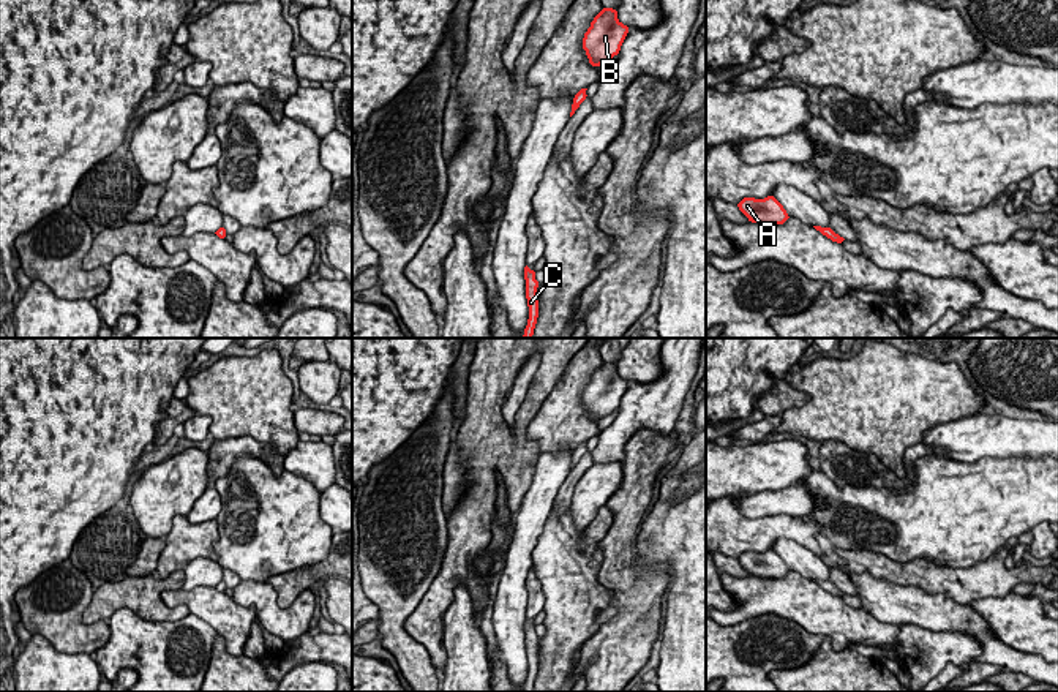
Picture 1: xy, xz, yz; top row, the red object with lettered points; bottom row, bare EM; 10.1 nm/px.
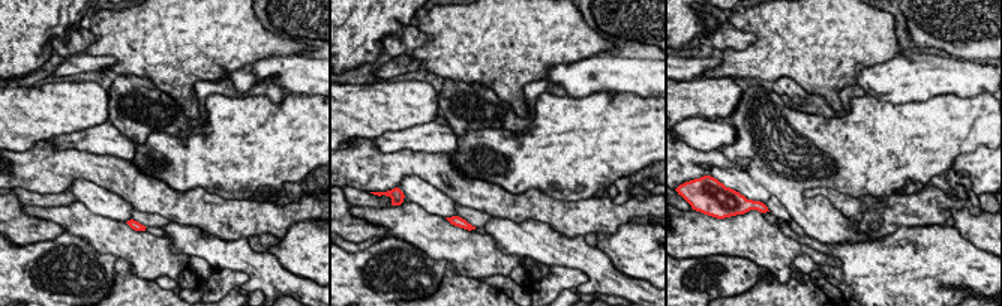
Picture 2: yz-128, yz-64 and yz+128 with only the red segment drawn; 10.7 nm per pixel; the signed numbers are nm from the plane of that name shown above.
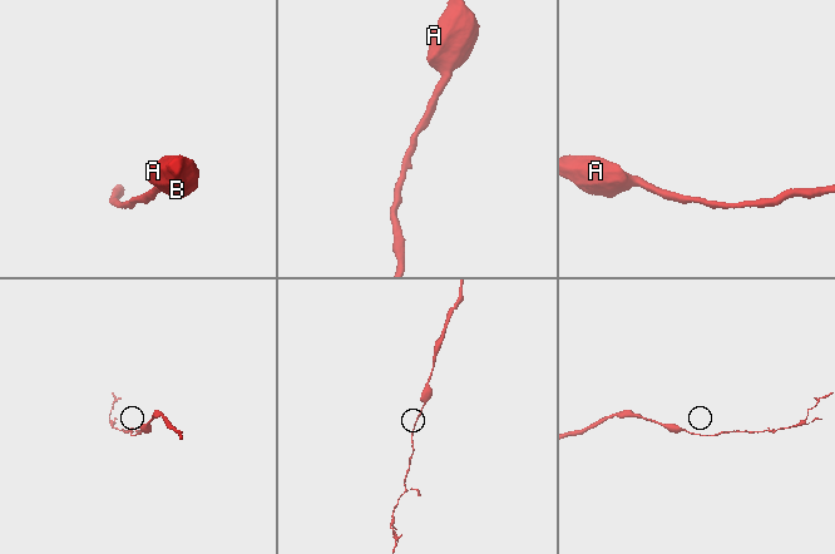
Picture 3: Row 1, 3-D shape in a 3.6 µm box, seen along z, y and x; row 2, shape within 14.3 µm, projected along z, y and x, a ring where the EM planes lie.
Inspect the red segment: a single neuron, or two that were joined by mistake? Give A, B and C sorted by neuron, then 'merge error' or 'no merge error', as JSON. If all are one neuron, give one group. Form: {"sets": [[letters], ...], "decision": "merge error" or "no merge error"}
{"sets": [["A", "B"], ["C"]], "decision": "merge error"}

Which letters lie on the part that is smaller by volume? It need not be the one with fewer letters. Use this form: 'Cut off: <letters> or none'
Cut off: C

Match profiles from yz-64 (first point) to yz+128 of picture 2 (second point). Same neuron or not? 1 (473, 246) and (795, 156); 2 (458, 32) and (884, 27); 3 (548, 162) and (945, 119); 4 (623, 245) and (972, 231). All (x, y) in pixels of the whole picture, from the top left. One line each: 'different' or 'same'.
1: different
2: same
3: same
4: different

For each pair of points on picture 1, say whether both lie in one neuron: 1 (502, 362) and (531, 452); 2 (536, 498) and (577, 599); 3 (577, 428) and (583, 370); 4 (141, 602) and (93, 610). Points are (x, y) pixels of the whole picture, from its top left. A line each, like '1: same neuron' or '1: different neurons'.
1: same neuron
2: different neurons
3: same neuron
4: same neuron

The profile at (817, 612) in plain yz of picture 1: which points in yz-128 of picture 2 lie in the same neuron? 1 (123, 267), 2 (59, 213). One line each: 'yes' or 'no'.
1: no
2: yes

